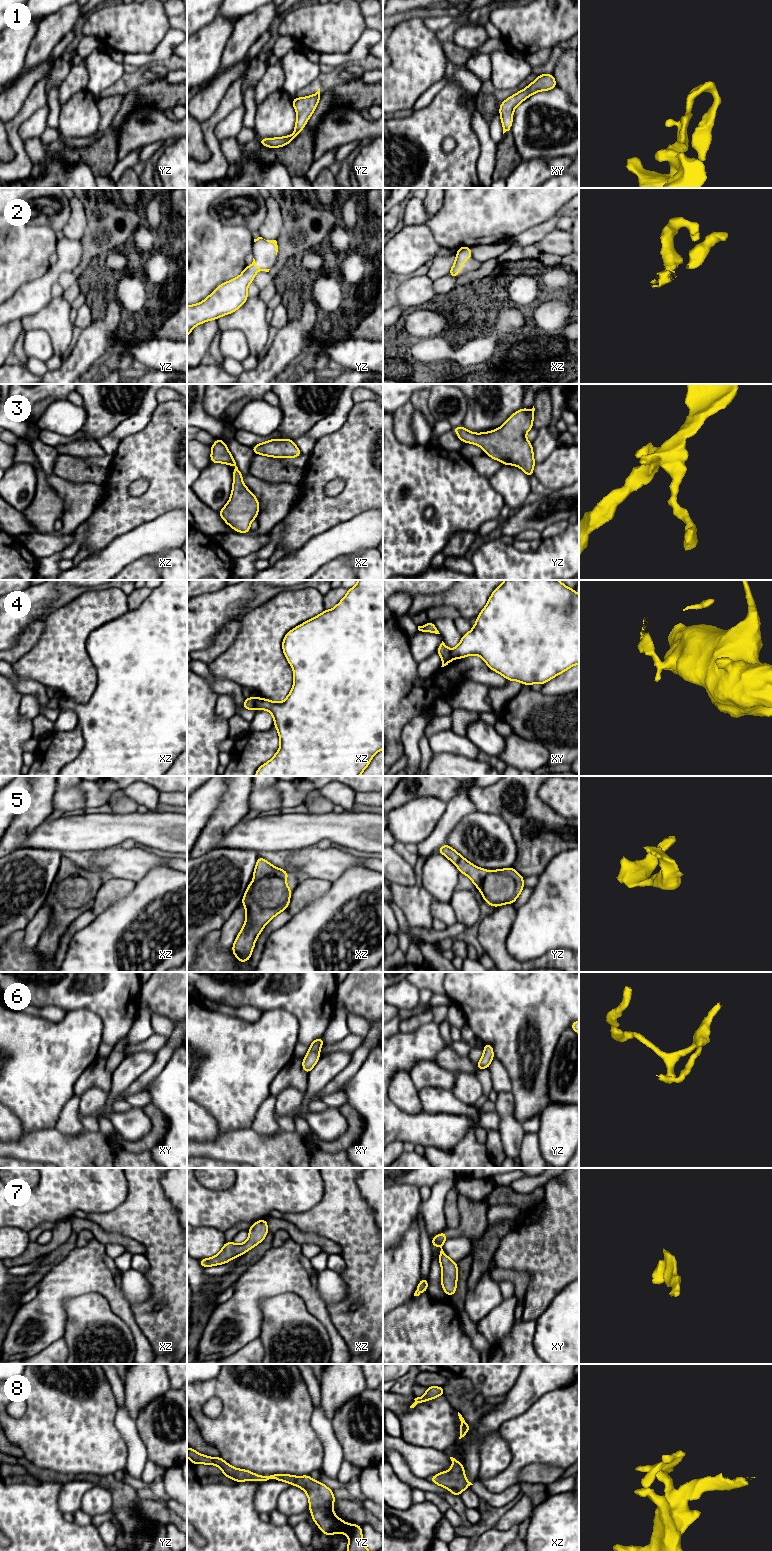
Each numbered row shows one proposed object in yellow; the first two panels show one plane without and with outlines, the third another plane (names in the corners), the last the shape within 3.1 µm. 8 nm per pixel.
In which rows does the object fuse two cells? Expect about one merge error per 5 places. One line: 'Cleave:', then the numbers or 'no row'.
Cleave: 4

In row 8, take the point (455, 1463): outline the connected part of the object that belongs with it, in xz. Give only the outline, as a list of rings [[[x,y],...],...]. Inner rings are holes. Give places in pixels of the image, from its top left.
[[[450,1457],[450,1459],[452,1461],[452,1469],[438,1473],[429,1480],[432,1483],[451,1490],[450,1494],[460,1496],[466,1488],[473,1484],[466,1479],[462,1463],[453,1457]]]

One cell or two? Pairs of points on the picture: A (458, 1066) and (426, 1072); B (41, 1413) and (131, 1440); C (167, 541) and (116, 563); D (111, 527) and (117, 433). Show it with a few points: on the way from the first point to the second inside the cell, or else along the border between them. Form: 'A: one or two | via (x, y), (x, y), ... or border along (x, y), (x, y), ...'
A: two | border along (434, 1062), (455, 1075)
B: two | border along (116, 1414), (115, 1427), (125, 1442), (126, 1460)
C: one | via (154, 541), (136, 541), (127, 550)
D: two | border along (141, 429), (124, 436), (120, 440)

